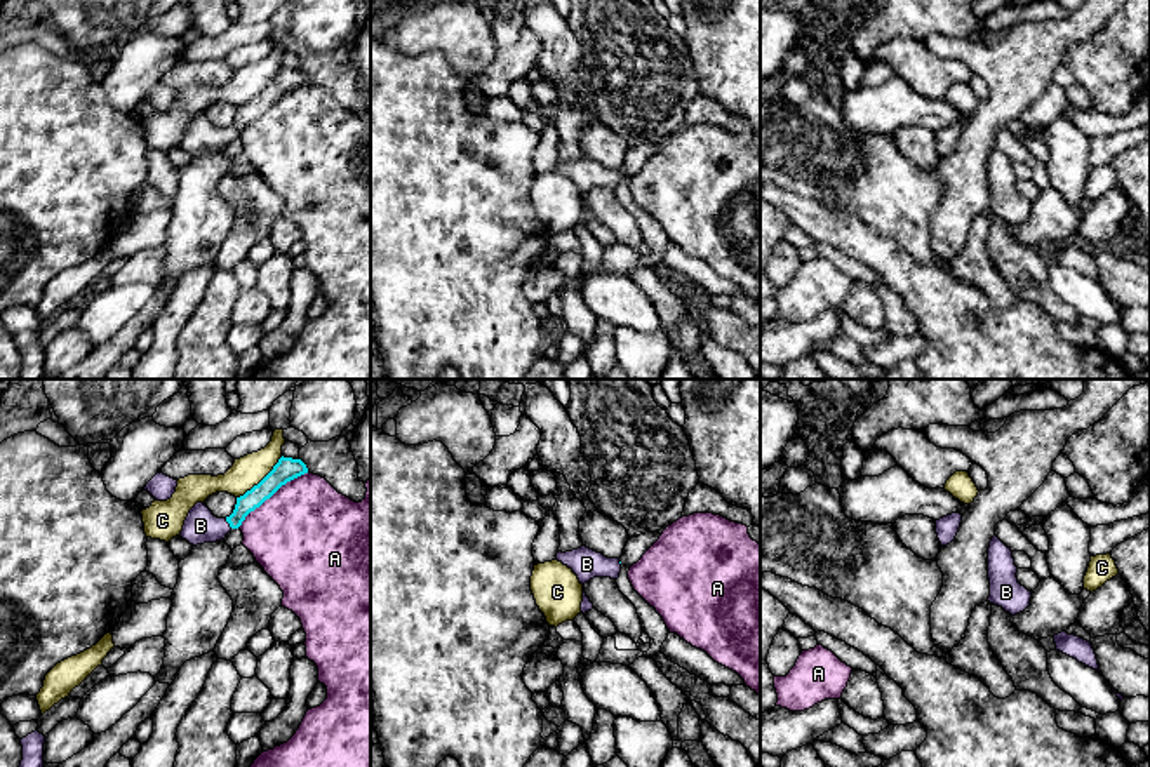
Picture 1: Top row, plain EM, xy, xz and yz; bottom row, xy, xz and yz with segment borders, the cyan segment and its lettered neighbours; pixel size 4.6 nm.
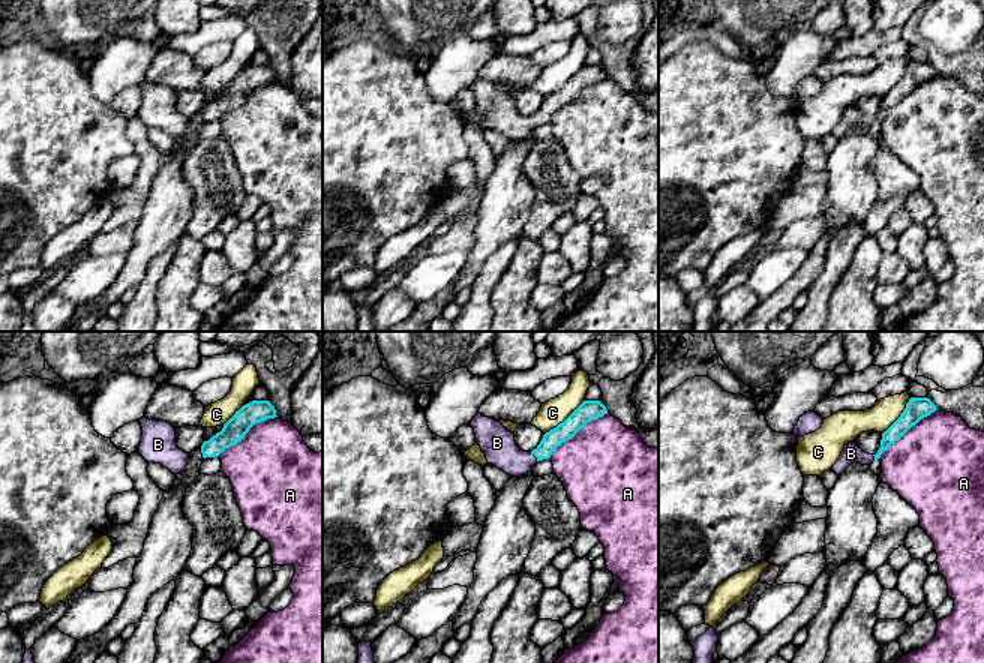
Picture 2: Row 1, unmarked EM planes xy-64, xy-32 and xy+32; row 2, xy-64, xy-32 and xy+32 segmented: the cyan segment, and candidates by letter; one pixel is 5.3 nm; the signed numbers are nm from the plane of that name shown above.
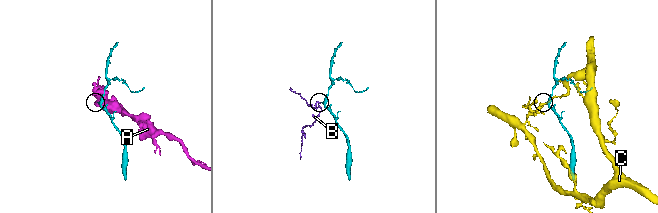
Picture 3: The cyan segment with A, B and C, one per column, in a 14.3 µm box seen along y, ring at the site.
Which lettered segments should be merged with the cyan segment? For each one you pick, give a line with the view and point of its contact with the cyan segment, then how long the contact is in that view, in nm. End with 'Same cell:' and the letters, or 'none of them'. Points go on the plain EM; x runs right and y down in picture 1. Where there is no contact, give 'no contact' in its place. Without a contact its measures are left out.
B: xy (228, 133) | 60 nm
Same cell: B

